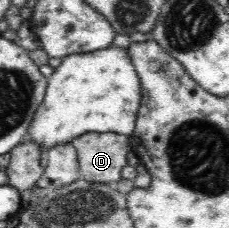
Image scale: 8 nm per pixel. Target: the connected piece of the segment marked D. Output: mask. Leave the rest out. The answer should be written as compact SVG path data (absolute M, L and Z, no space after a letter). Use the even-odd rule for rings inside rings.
M87 133L70 142L75 147L81 178L92 183L115 185L122 178L122 168L127 165L127 154L132 150L130 137L117 133Z

